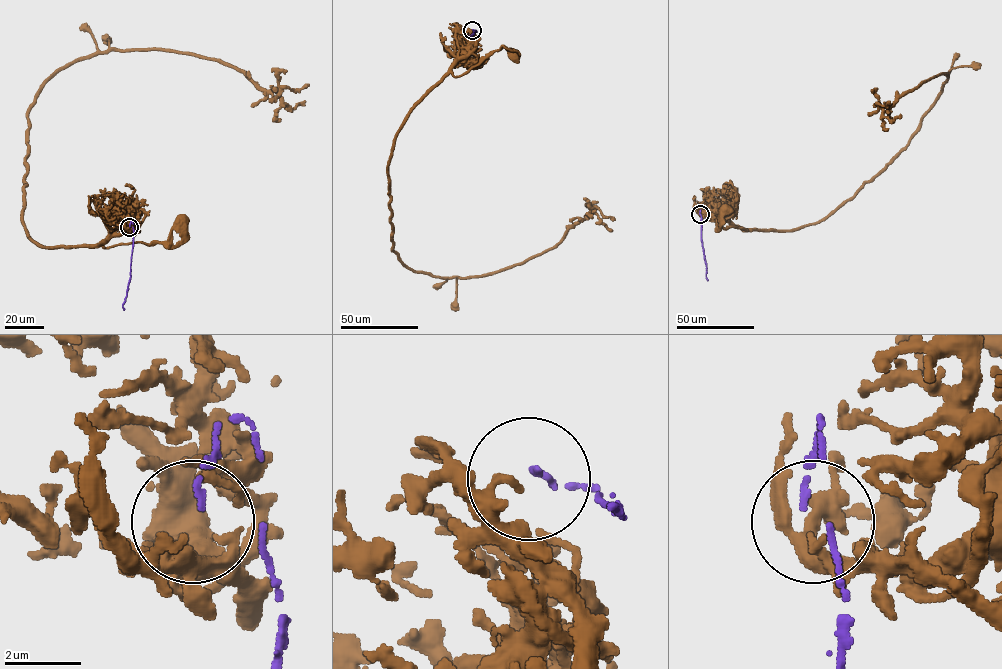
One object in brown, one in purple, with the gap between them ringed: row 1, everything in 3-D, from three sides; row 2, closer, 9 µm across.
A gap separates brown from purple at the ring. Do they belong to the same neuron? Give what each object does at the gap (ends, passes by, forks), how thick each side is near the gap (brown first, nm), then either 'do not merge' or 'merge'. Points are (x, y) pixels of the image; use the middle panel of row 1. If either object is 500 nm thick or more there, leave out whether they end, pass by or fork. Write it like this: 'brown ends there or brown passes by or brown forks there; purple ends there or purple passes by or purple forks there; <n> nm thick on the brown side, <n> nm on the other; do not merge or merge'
brown ends there; purple ends there; 220 nm thick on the brown side, 150 nm on the other; do not merge

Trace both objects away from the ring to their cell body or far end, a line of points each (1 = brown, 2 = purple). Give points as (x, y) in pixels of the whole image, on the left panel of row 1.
1: (129, 227), (133, 235), (112, 235), (102, 242), (103, 246), (163, 243), (167, 240), (174, 223), (180, 219)
2: (129, 226), (131, 221), (133, 244), (124, 310)

